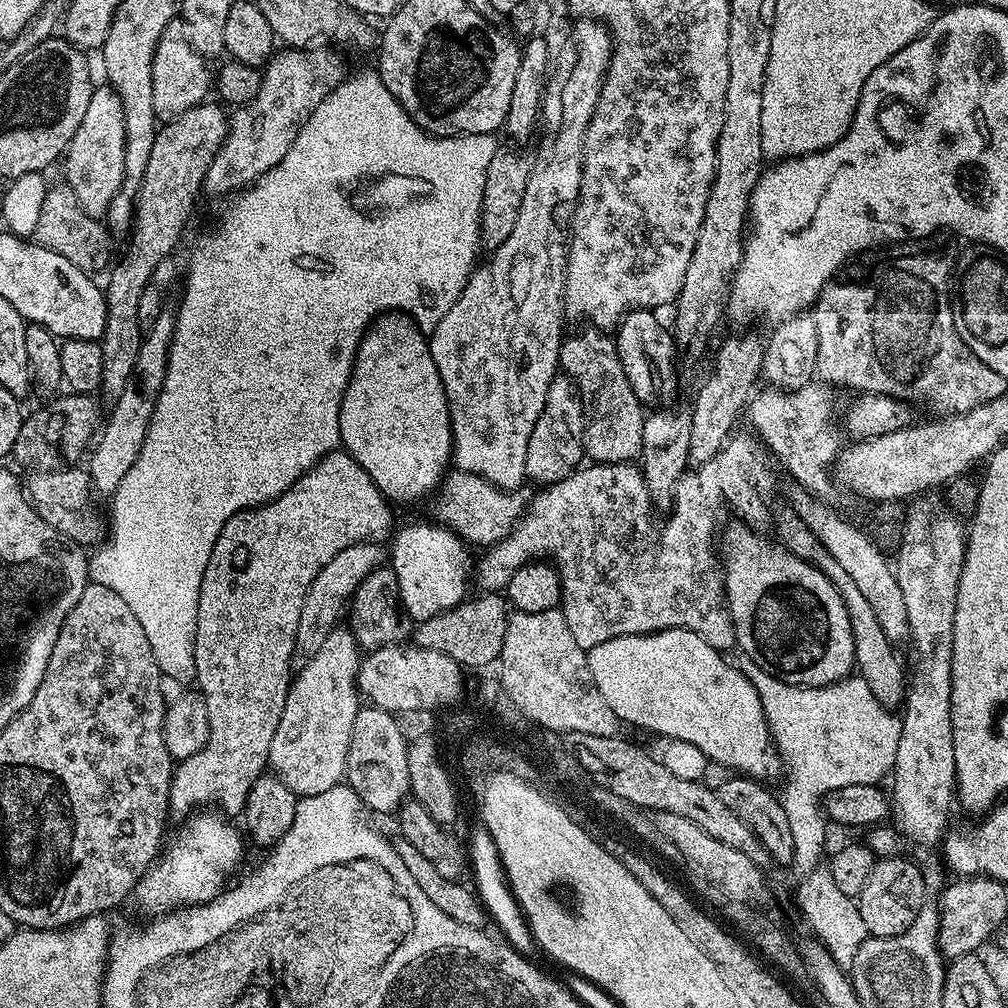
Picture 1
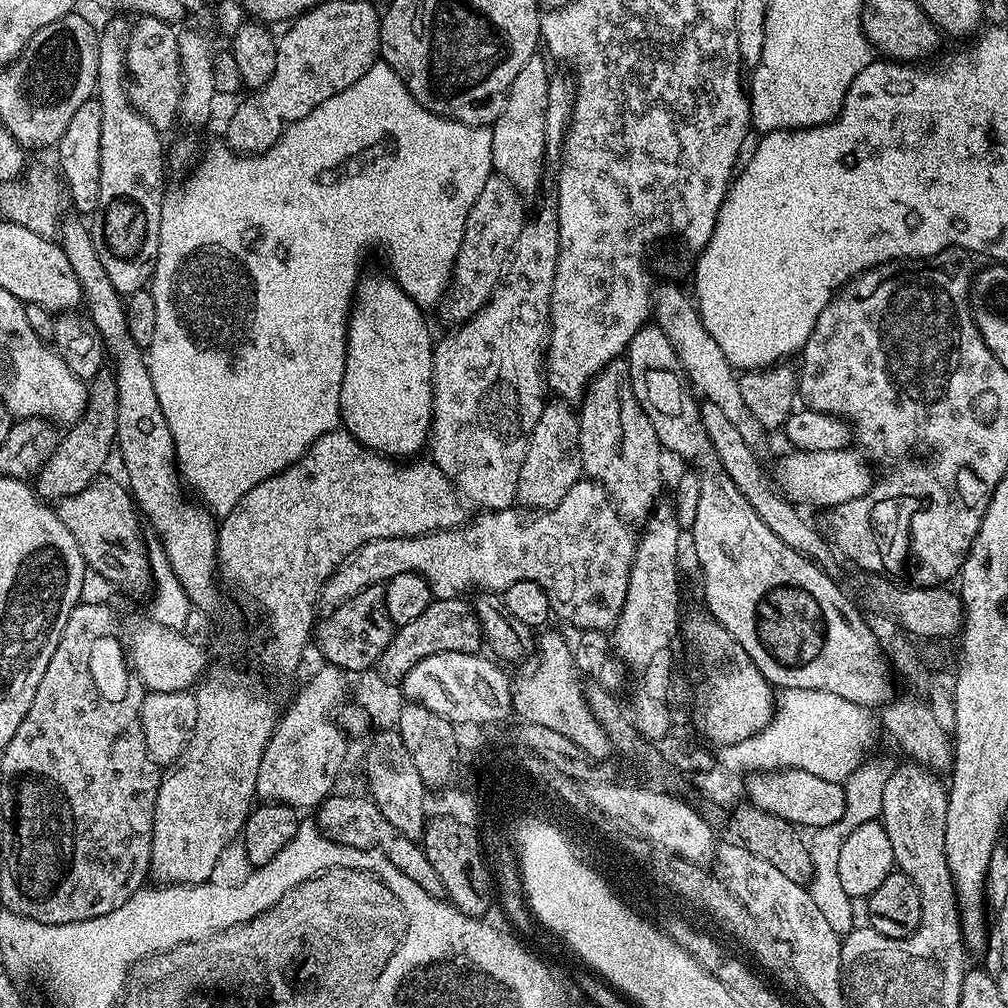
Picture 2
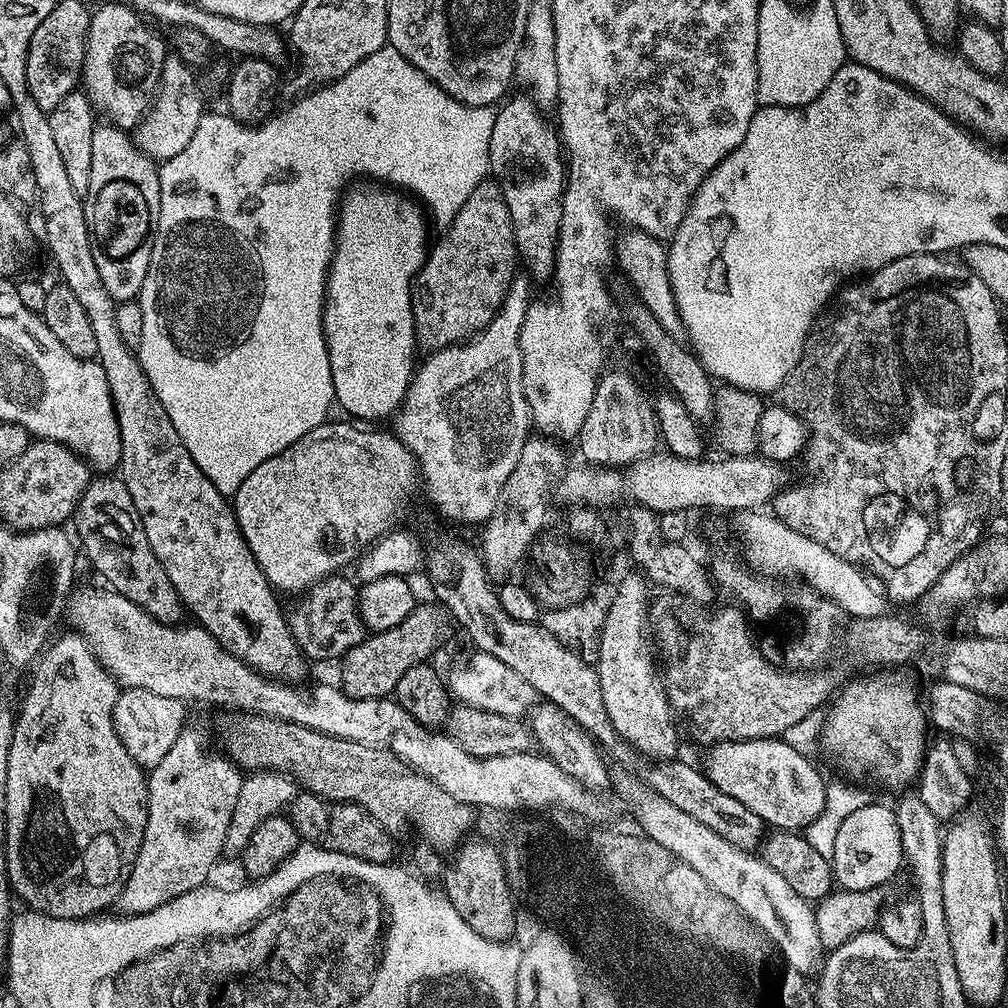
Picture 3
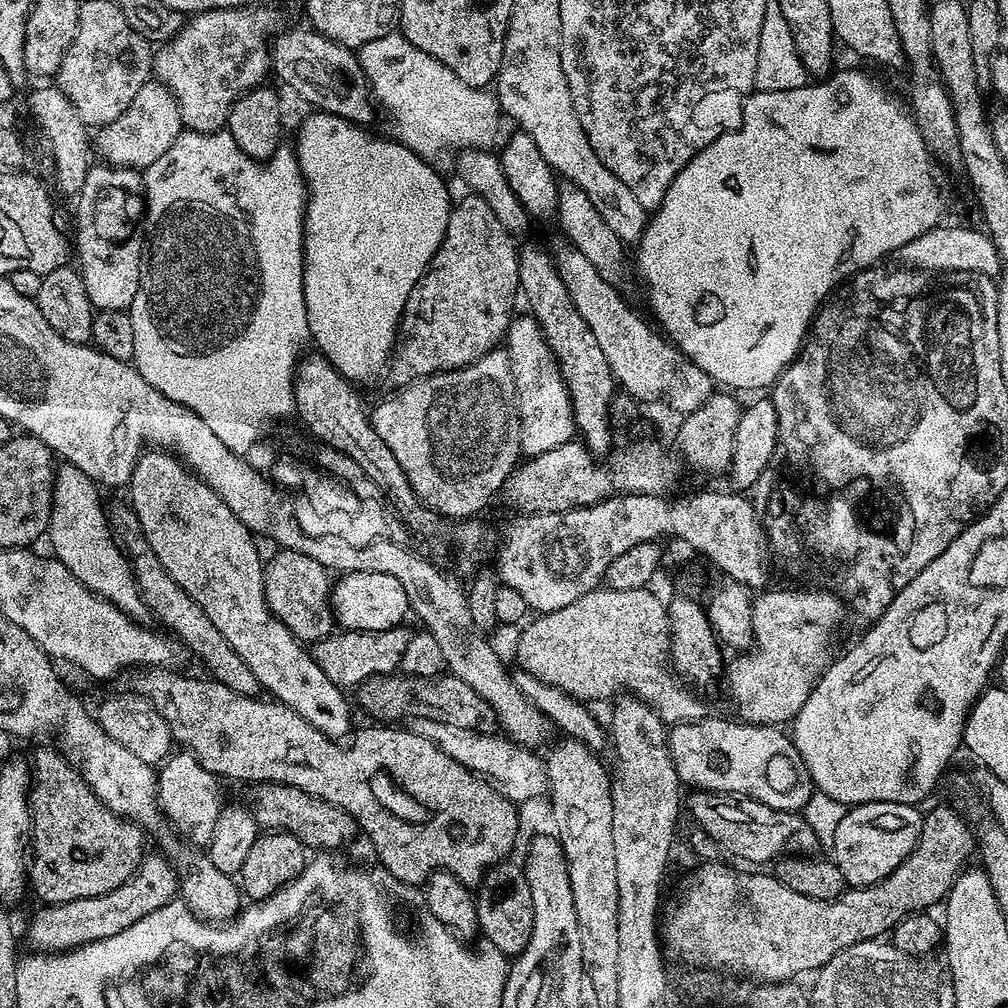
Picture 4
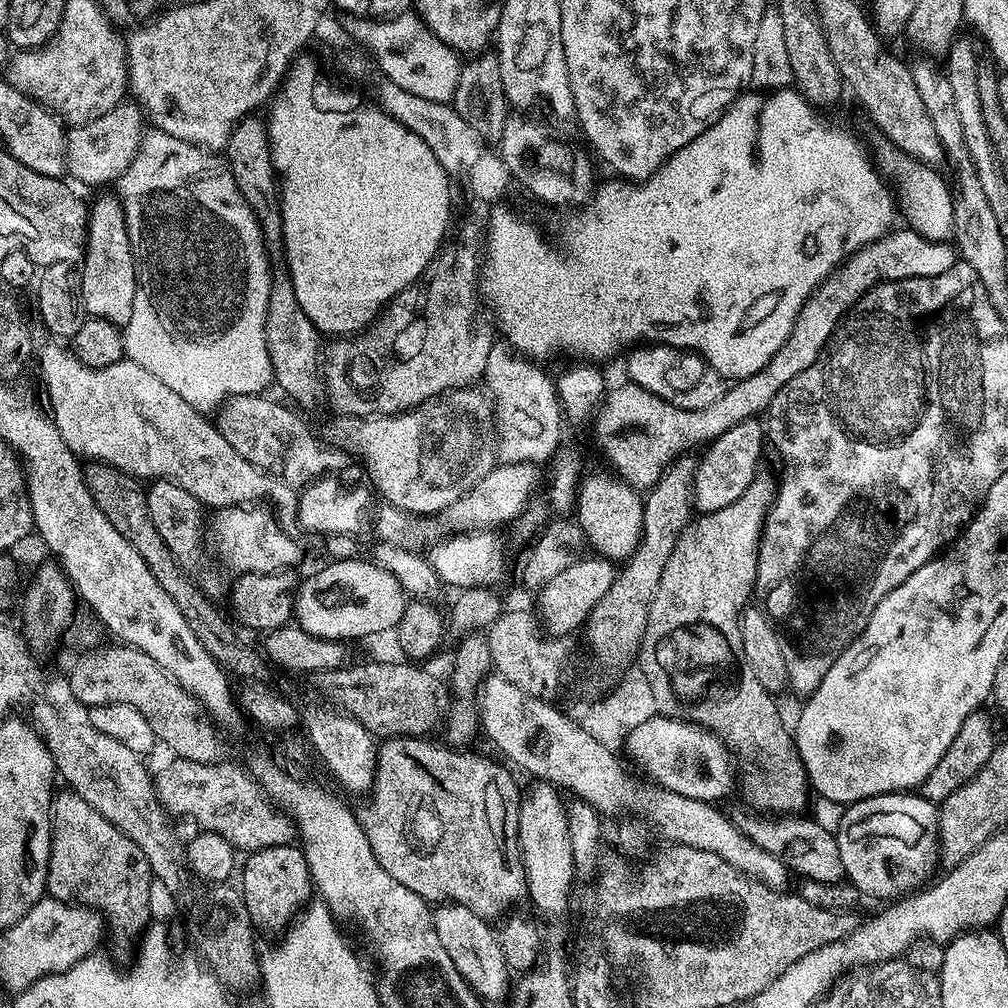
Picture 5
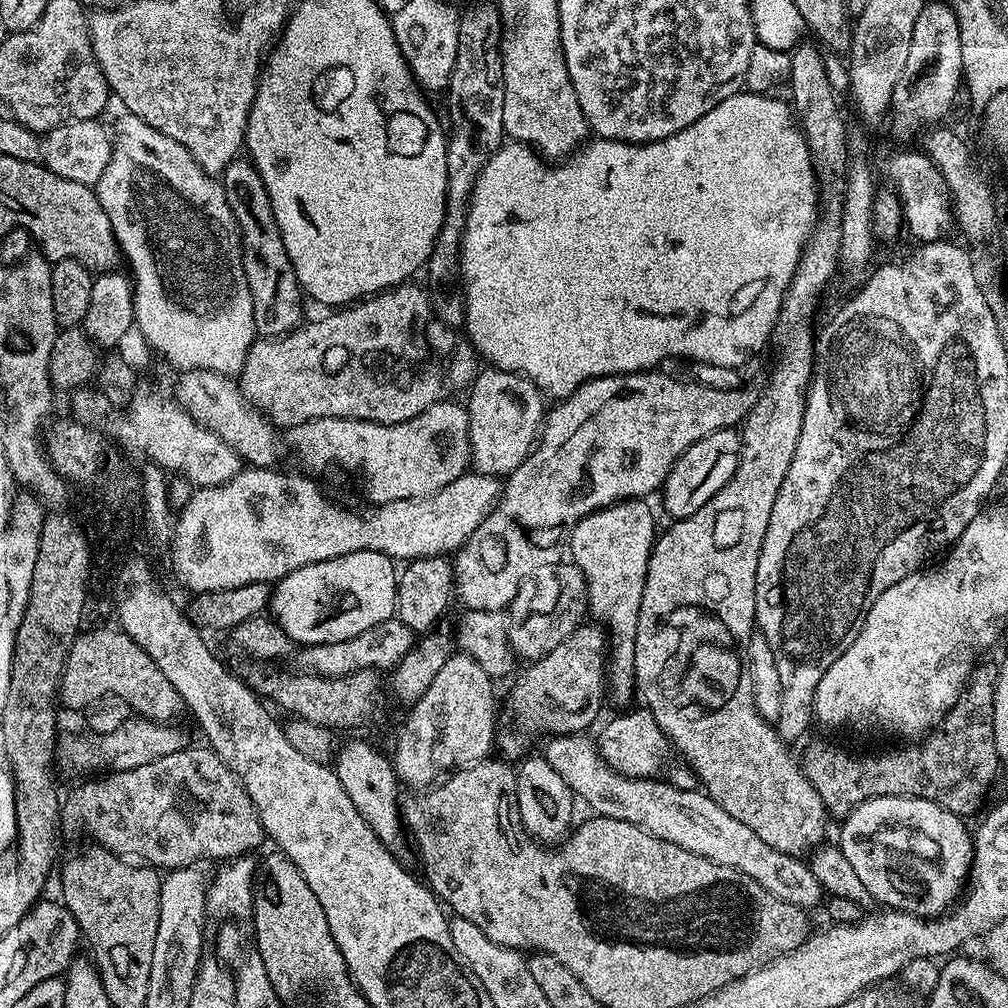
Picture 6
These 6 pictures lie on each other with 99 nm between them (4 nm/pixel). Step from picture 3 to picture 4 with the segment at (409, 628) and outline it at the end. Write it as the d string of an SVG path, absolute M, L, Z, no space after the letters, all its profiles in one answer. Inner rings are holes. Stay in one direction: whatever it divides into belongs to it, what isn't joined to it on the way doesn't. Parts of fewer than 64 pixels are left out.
M404 626L377 632L349 632L347 630L333 631L331 636L315 641L310 651L314 662L322 666L322 674L330 678L339 688L355 689L364 681L375 676L387 676L395 673L400 667L402 654L406 654L406 642L410 642L412 632Z

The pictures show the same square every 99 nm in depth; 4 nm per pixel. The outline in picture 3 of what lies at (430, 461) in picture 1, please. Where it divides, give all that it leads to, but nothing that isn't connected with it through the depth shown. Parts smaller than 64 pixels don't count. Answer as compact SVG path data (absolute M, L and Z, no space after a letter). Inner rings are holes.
M380 186L368 187L372 188L360 188L357 192L349 191L341 199L336 222L336 248L332 252L332 267L328 269L328 294L324 301L324 337L330 354L330 370L334 378L334 394L336 395L335 403L339 407L341 404L350 415L357 416L357 418L352 418L360 422L368 422L364 420L384 420L387 416L388 419L395 417L406 398L408 387L412 385L412 377L418 367L418 359L416 360L418 345L416 343L416 323L412 313L412 294L414 281L420 275L420 270L423 268L424 261L430 252L430 239L428 240L430 224L422 211L421 205L415 199L409 198L399 191L385 190Z

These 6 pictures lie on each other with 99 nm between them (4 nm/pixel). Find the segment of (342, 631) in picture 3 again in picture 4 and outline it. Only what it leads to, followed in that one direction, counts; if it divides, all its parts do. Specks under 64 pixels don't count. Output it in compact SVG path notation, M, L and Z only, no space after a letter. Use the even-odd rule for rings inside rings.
M277 551L277 556L264 566L264 600L268 609L302 642L315 642L331 636L334 631L332 615L332 586L330 572L305 554Z

